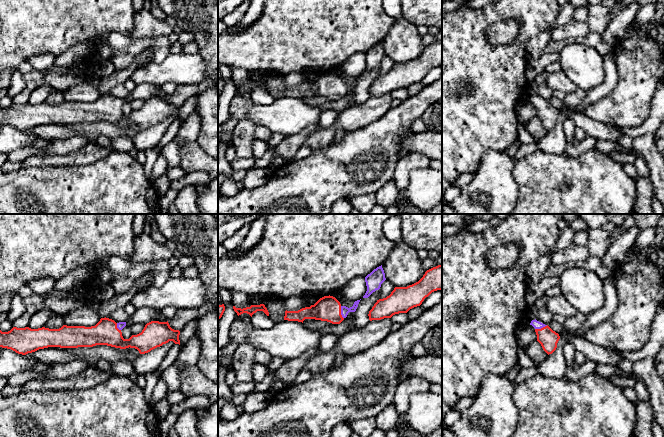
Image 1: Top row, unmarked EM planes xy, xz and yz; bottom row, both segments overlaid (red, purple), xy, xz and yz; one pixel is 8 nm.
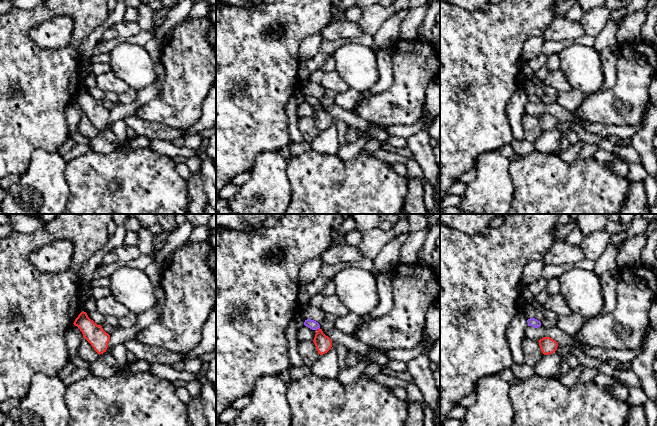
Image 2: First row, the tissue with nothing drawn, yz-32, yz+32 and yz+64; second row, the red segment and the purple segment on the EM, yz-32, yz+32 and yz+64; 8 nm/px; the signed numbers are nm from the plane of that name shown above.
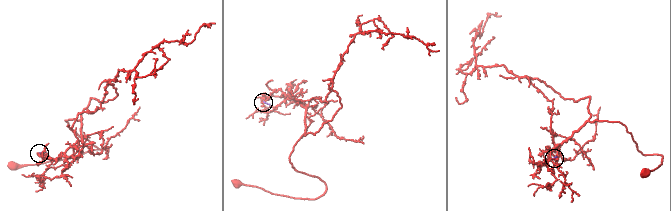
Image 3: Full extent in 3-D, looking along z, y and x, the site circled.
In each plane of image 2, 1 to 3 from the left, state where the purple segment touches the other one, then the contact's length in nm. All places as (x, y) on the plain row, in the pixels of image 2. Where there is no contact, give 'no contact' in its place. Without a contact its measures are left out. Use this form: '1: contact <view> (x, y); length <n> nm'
1: no contact
2: no contact
3: no contact

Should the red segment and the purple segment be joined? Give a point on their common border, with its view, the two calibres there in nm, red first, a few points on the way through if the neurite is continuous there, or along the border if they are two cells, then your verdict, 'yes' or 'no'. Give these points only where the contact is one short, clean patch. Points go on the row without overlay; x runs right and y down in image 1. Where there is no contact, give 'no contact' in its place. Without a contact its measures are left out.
meets red in xz at (340, 88); 200 nm thick on the red side, 70 nm on the other; yes

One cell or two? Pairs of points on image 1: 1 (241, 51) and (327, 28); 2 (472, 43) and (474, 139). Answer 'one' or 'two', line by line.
1: one
2: one

